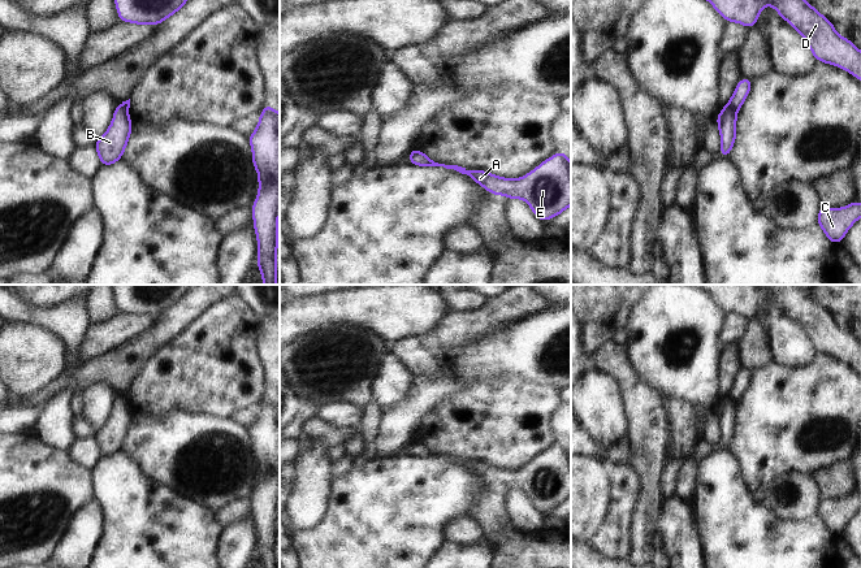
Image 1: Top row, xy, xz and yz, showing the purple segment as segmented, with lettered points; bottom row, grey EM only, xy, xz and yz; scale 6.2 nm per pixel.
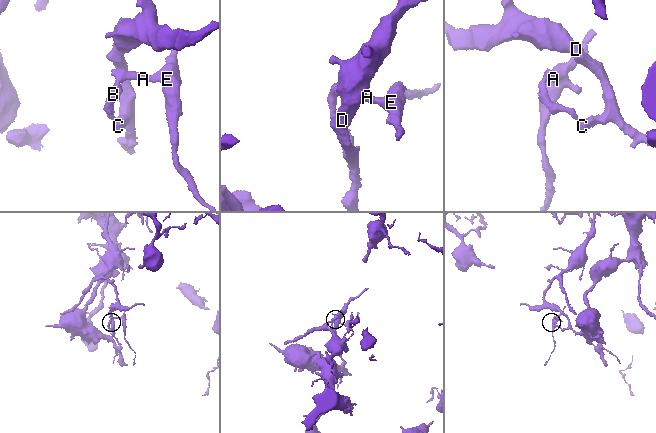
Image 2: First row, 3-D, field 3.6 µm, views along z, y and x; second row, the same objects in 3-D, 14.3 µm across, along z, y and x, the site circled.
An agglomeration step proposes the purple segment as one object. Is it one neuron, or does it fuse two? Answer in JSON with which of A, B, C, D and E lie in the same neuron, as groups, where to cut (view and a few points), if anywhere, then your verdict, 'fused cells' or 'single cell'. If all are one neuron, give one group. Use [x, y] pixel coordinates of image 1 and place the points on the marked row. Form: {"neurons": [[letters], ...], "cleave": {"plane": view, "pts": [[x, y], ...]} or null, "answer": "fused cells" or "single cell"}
{"neurons": [["A", "E"], ["B", "C", "D"]], "cleave": {"plane": "yz", "pts": [[727, 104], [735, 112]]}, "answer": "fused cells"}

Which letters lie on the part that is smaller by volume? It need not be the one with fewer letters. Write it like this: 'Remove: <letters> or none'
Remove: A, E

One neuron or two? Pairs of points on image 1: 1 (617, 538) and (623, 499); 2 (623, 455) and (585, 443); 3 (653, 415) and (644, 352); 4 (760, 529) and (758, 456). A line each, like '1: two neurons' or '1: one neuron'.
1: one neuron
2: one neuron
3: two neurons
4: two neurons

